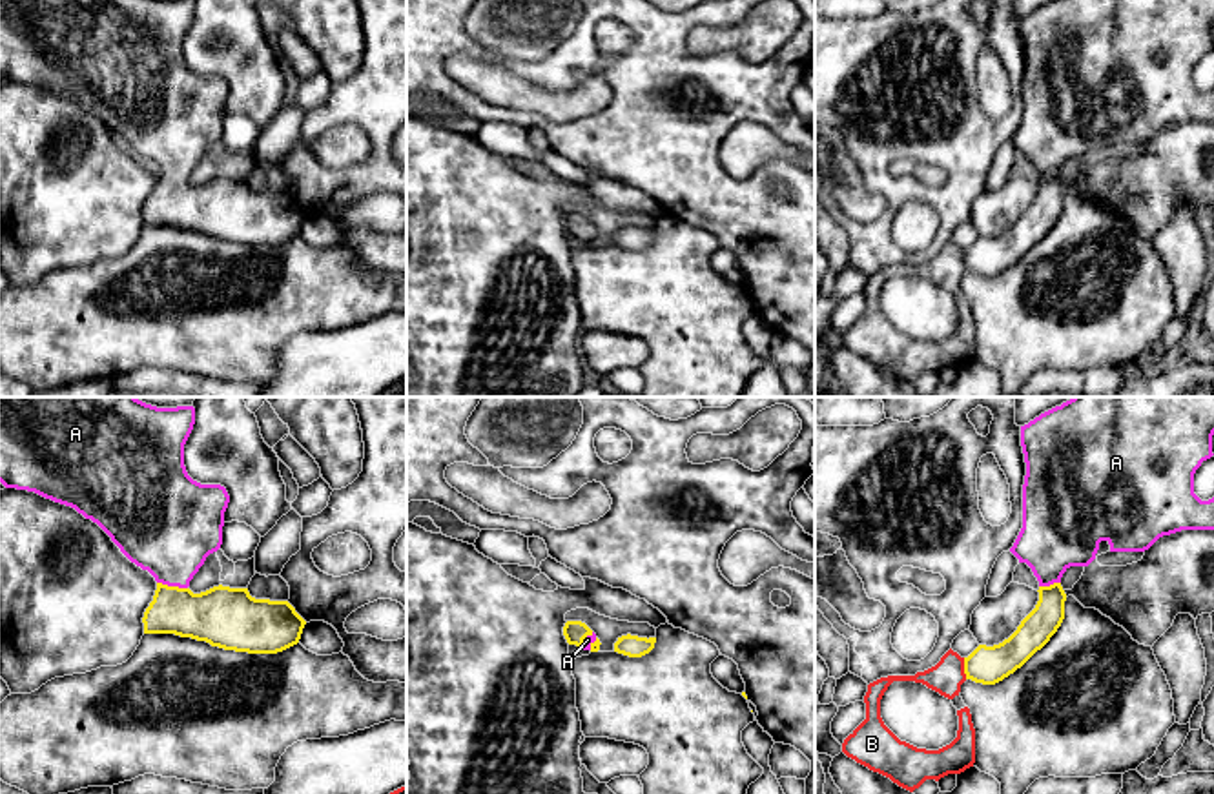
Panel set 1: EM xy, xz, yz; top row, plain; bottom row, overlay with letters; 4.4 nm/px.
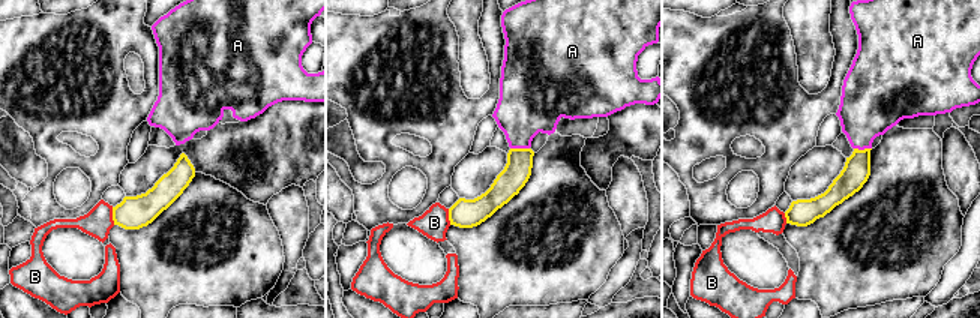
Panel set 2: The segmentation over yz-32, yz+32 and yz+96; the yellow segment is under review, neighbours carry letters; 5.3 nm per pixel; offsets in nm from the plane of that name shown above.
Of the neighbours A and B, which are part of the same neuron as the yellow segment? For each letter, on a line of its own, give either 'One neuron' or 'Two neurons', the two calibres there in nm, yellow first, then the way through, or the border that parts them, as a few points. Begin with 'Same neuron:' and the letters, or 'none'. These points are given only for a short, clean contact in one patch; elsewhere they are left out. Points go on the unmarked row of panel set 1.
Same neuron: A
A: One neuron. Thickness 260 nm (yellow) against 400 nm
B: Two neurons. Thickness 170 nm (yellow) against 150 nm

